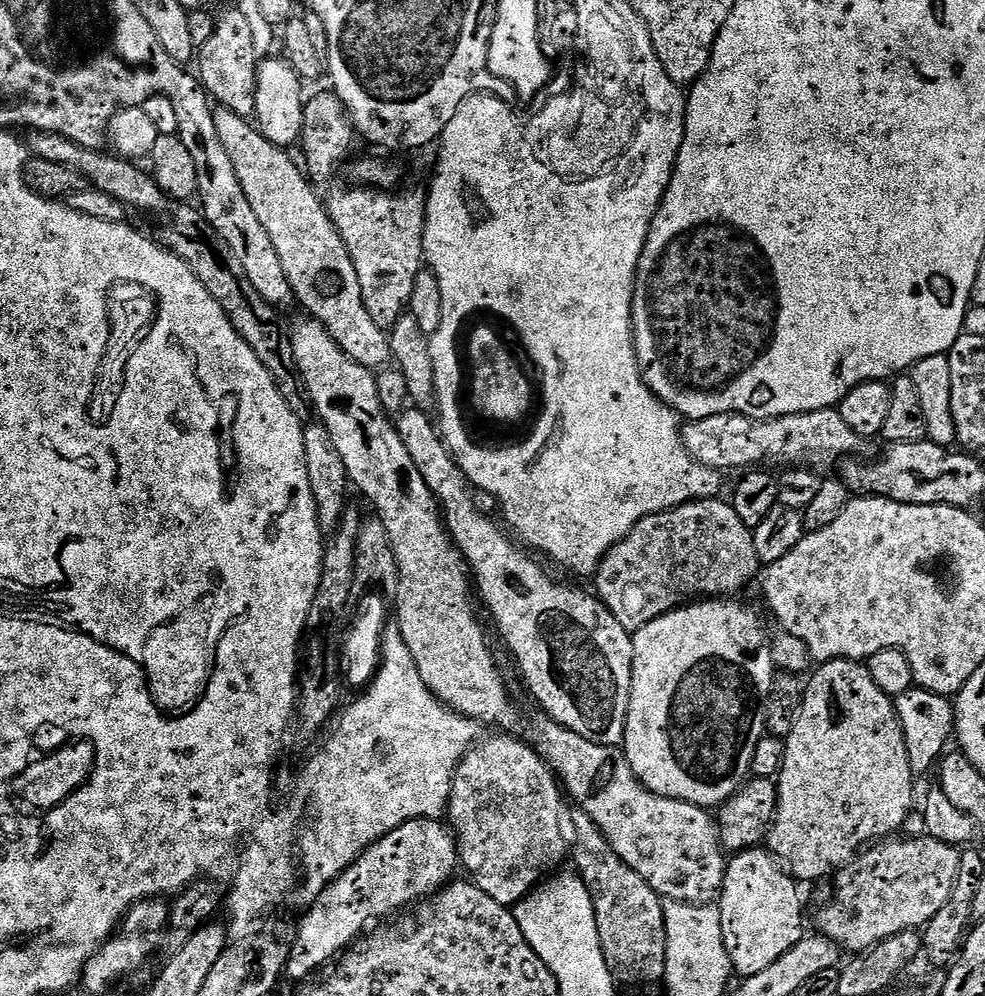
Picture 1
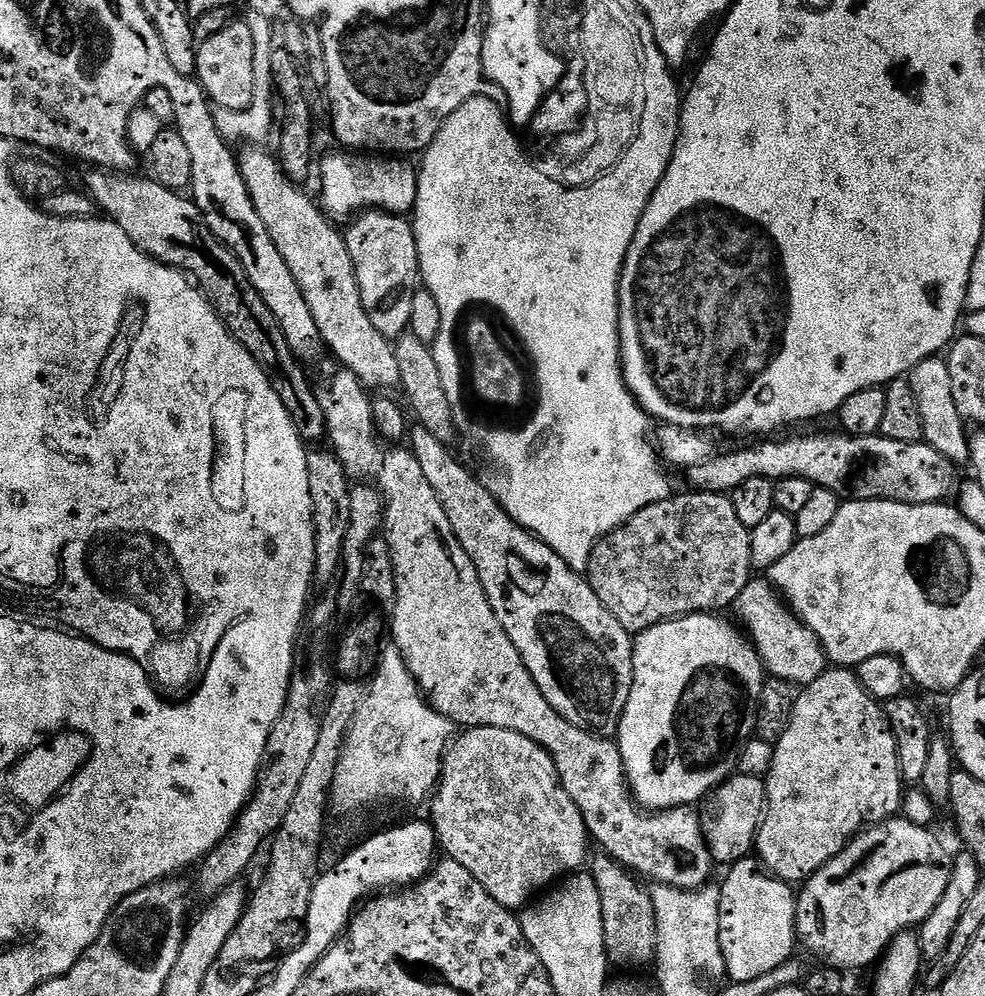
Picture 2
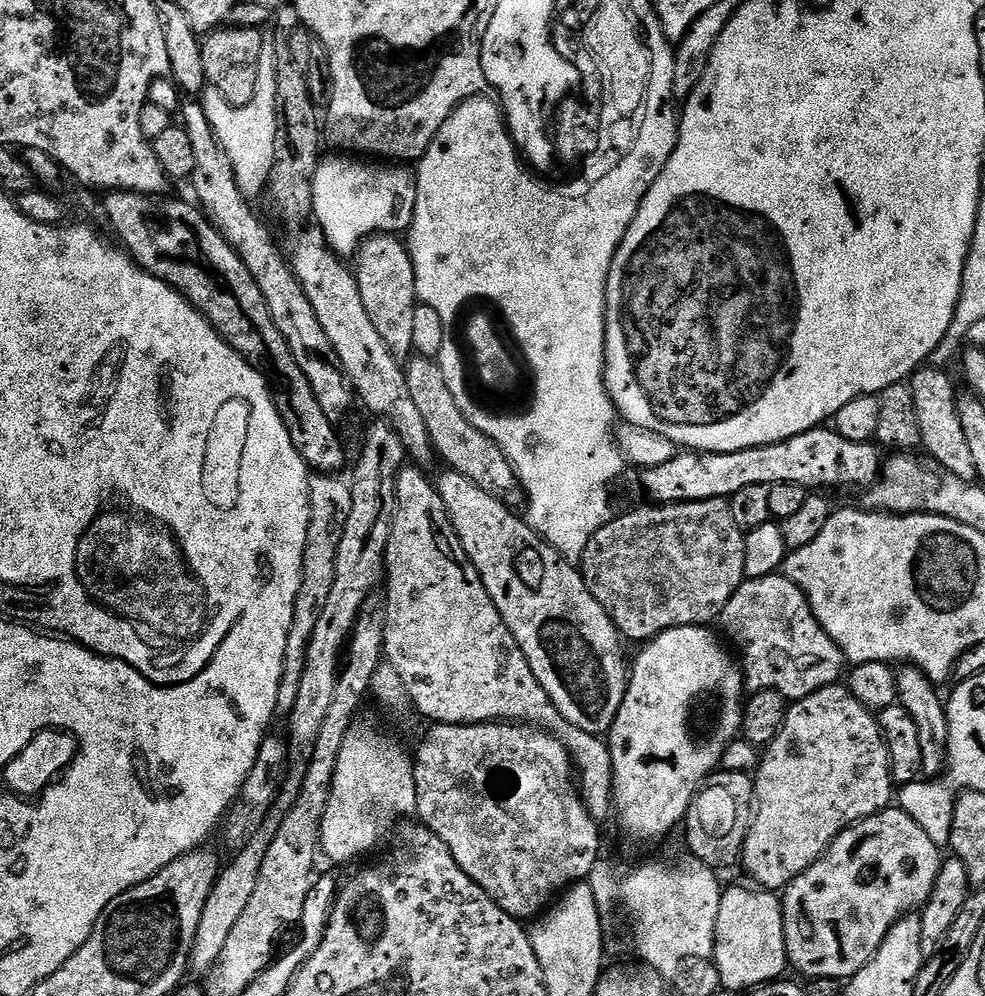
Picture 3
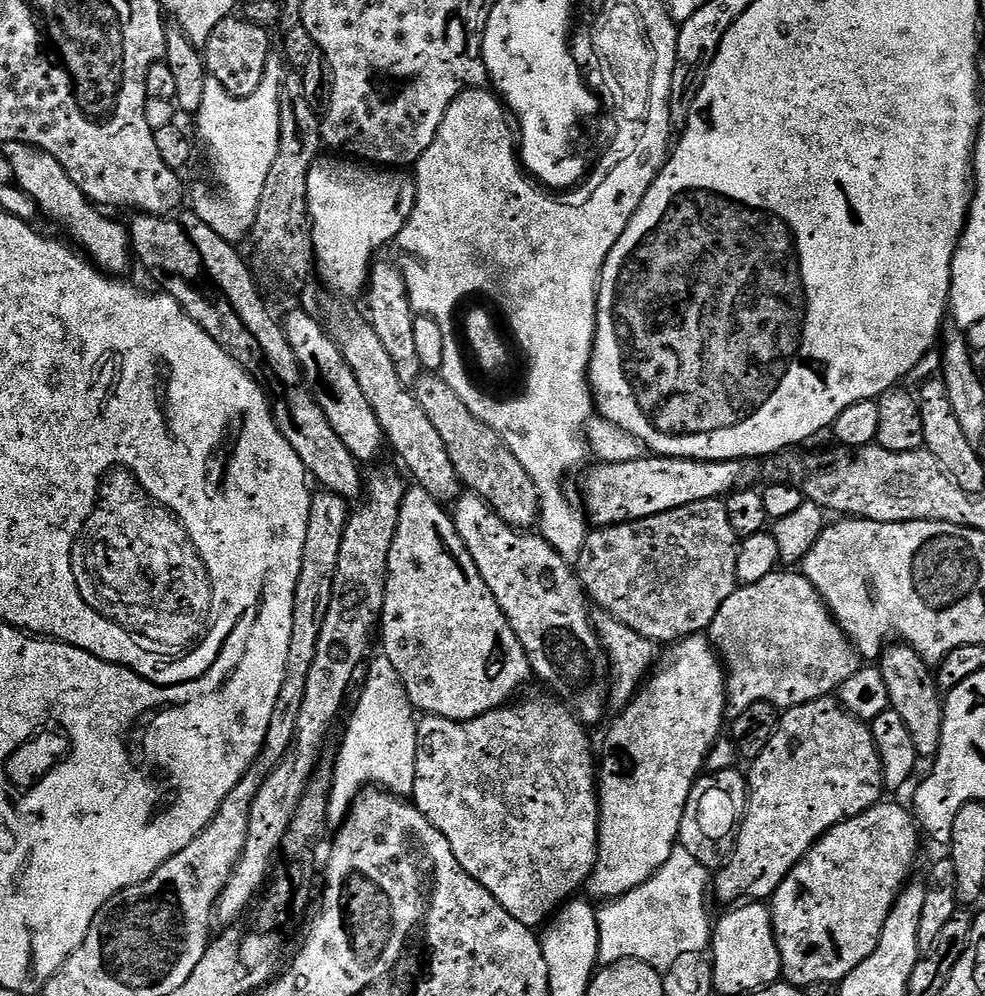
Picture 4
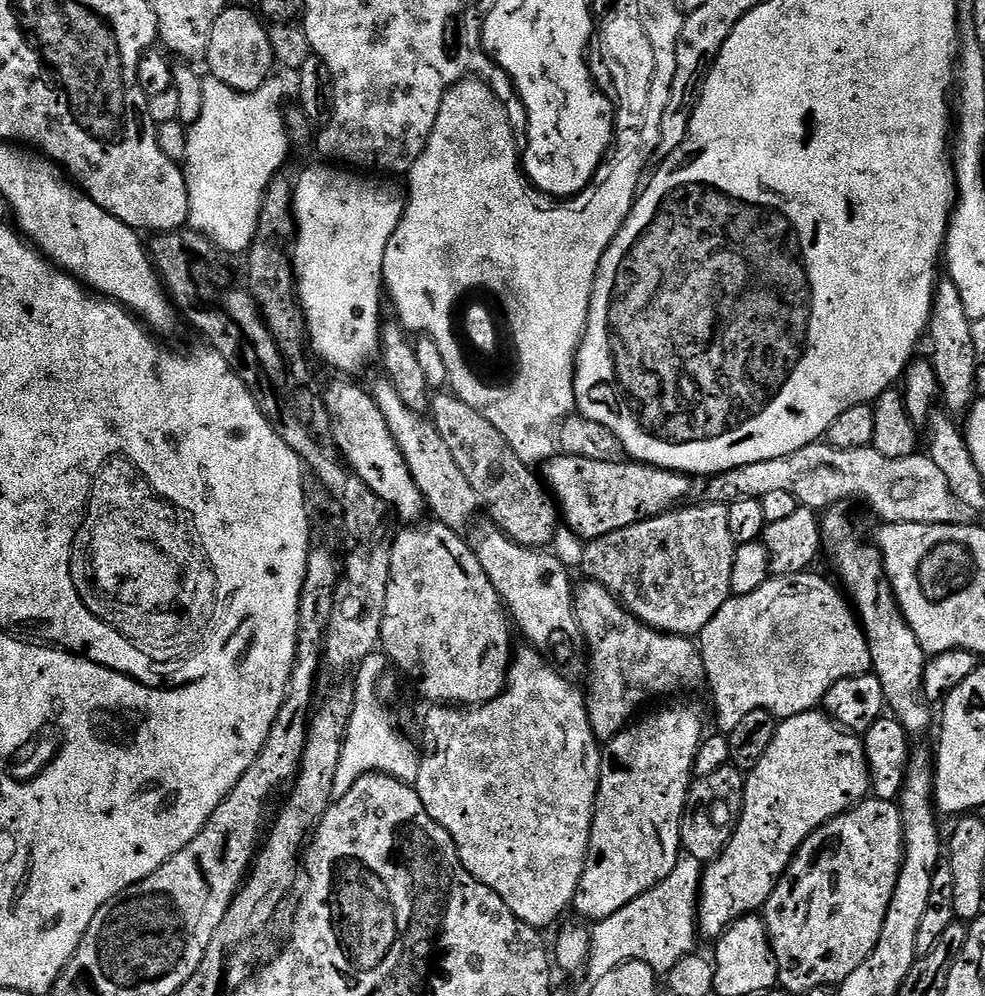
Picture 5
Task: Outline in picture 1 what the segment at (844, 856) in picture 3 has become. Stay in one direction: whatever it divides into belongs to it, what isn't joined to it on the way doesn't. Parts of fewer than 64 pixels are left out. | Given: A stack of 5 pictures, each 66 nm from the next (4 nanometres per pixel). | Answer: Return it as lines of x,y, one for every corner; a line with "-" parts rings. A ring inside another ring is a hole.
927,834
896,839
900,838
884,838
865,847
845,868
835,873
836,893
832,896
832,904
826,905
817,914
816,924
820,927
817,928
819,935
830,938
845,953
859,954
894,934
923,929
930,918
946,906
950,890
954,890
960,852
953,845
938,842

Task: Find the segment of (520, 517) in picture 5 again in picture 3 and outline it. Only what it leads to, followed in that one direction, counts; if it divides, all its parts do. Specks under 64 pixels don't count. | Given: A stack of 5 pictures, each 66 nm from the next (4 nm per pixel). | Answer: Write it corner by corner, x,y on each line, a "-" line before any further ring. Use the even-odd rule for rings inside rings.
413,354
408,357
403,369
406,386
410,386
410,398
414,398
414,406
418,406
418,411
426,422
426,430
430,430
432,447
438,453
439,459
441,456
451,471
470,478
474,486
482,486
486,494
503,500
509,506
521,503
522,489
514,466
491,438
482,434
482,430
478,430
470,422
466,422
466,414
458,410
454,394
450,394
450,386
446,386
446,378
442,378
439,363
433,357

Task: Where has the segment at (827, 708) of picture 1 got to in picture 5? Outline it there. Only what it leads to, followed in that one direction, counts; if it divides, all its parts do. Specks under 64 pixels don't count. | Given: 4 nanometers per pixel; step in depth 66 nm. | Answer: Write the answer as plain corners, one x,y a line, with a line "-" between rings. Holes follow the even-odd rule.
820,710
780,720
766,754
762,754
762,762
747,773
744,806
734,821
727,846
703,869
696,906
699,935
703,939
705,936
709,942
715,941
741,916
759,913
802,842
806,842
806,838
810,838
810,834
814,834
814,830
818,830
827,820
841,816
859,804
869,792
864,742
857,733
841,728
831,716

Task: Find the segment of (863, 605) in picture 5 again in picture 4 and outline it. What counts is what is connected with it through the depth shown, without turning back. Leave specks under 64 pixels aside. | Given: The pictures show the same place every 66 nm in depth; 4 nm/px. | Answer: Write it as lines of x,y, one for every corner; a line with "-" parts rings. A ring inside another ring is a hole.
900,642
892,647
889,647
878,661
880,673
886,681
889,705
901,716
902,722
906,722
917,757
934,758
942,742
944,700
940,689
936,687
933,669
907,644

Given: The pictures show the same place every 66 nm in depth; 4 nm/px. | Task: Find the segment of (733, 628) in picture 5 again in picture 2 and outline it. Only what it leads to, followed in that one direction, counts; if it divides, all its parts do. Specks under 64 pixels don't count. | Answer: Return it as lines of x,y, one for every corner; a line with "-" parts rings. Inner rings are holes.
764,578
749,580
746,590
738,594
734,605
735,619
750,637
752,645
764,664
765,673
777,680
785,680
793,686
803,686
814,682
829,667
830,661
824,655
824,647
791,608
779,592

